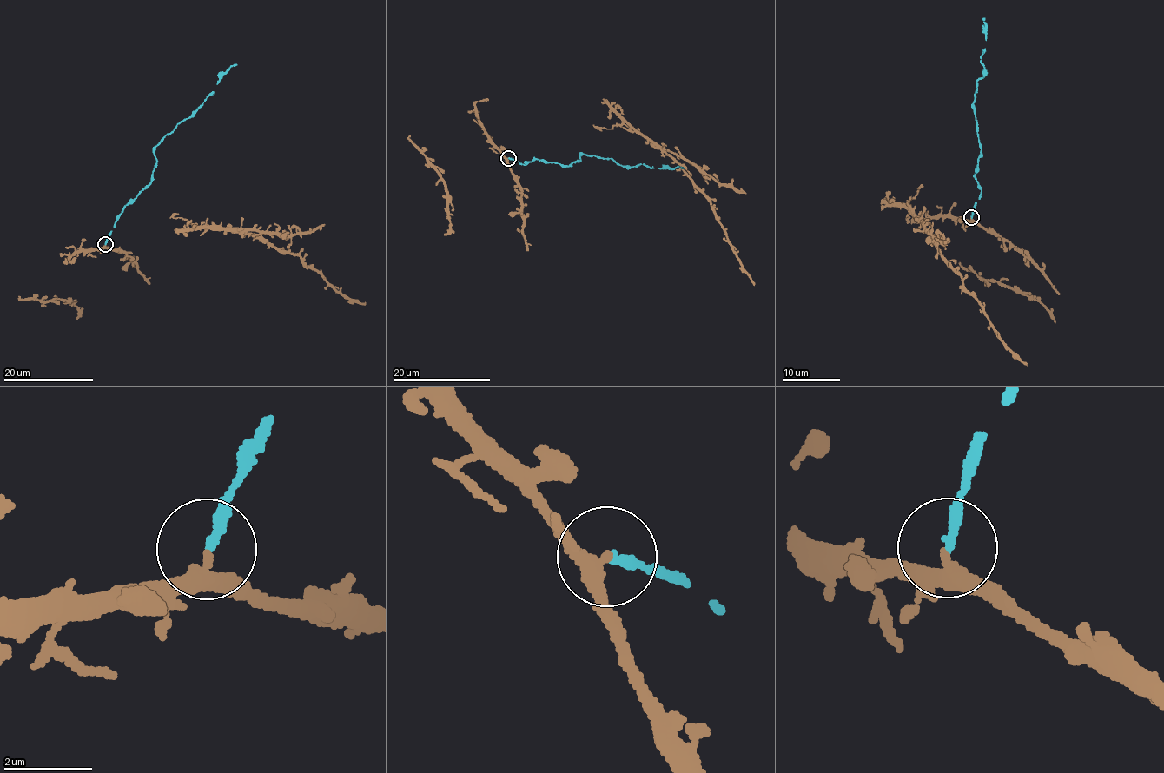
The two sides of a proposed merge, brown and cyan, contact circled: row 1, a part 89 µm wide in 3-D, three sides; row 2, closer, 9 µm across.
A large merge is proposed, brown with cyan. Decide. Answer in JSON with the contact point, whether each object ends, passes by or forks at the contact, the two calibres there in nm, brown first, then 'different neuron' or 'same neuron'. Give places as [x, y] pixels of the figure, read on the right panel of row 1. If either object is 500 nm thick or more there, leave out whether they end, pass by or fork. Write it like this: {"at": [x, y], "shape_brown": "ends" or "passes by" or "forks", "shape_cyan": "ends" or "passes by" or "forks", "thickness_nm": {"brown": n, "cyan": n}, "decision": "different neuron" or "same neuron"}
{"at": [971, 217], "shape_brown": "passes by", "shape_cyan": "ends", "thickness_nm": {"brown": 240, "cyan": 200}, "decision": "different neuron"}

